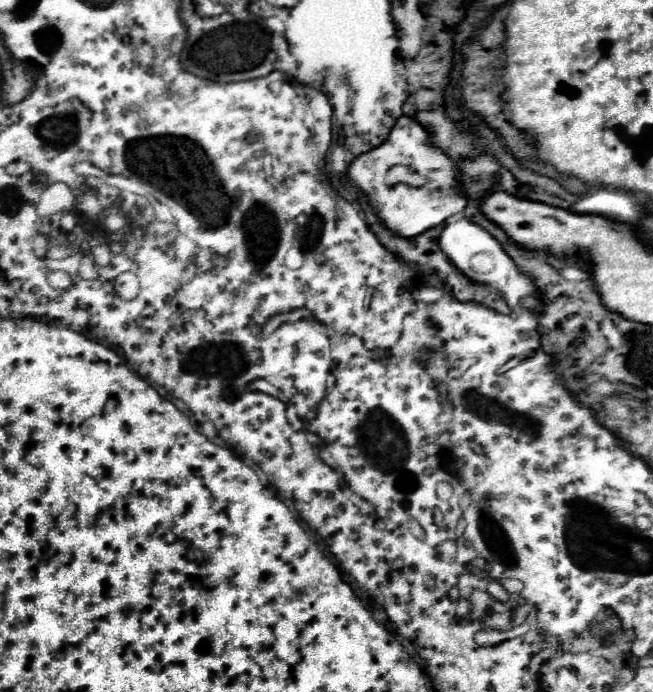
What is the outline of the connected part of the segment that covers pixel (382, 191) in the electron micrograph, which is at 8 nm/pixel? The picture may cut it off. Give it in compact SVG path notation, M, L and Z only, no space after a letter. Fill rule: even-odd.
M402 116L394 124L394 128L390 130L390 136L384 144L380 144L378 148L372 148L370 152L364 152L350 164L348 178L366 194L368 202L376 210L380 224L386 226L396 236L404 236L404 238L418 236L418 234L426 232L428 228L442 224L446 218L462 212L462 208L466 206L466 196L462 196L462 192L458 188L460 174L458 174L456 164L440 148L434 148L428 142L426 130L418 122L410 124L408 116ZM396 164L404 164L406 168L424 176L428 182L420 188L388 186L388 182L386 182L388 168L392 168Z

